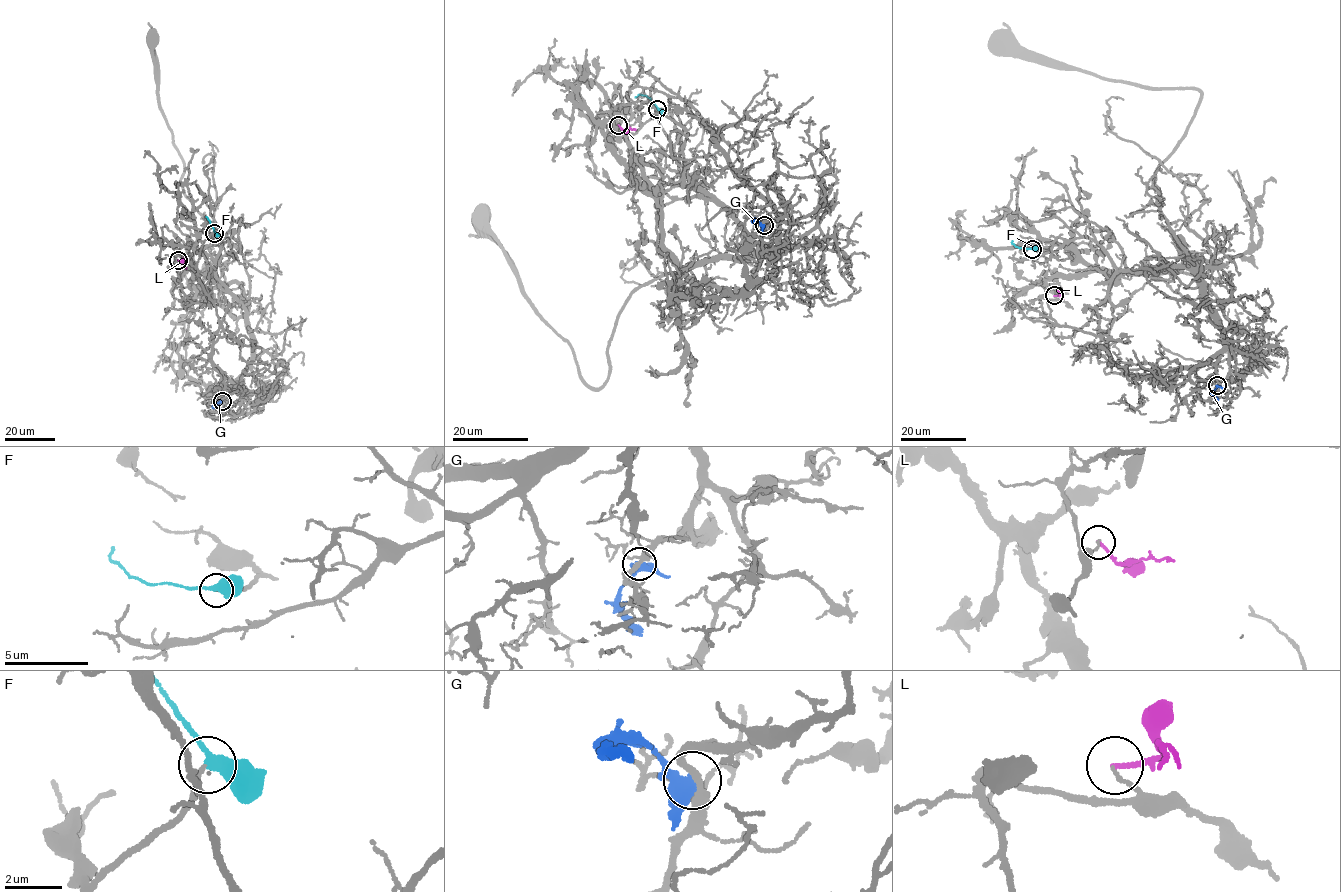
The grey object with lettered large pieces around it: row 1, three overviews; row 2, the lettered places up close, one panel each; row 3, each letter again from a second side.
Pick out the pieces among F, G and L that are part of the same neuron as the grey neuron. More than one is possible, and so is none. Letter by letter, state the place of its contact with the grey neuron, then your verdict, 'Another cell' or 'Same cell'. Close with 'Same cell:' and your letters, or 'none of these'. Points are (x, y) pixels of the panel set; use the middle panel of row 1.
F: Touches grey at (657, 109). Same cell
G: Touches grey at (764, 225). Another cell
L: Touches grey at (618, 125). Another cell
Same cell: F

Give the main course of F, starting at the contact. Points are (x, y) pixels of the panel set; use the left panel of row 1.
F: (215, 233), (206, 217)

